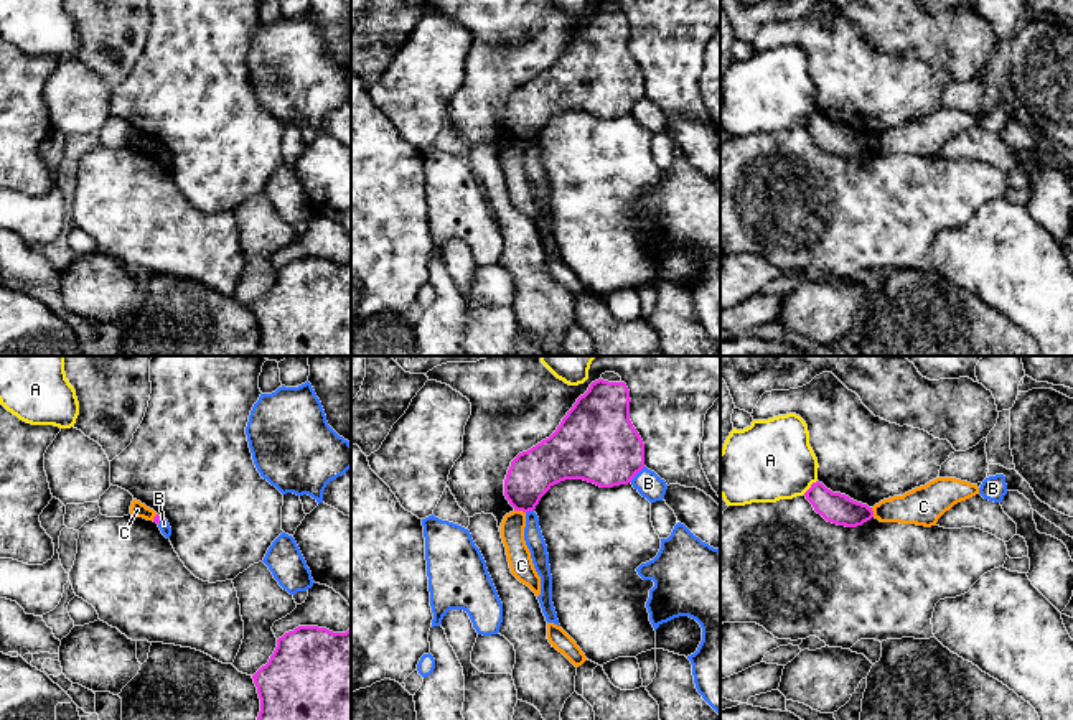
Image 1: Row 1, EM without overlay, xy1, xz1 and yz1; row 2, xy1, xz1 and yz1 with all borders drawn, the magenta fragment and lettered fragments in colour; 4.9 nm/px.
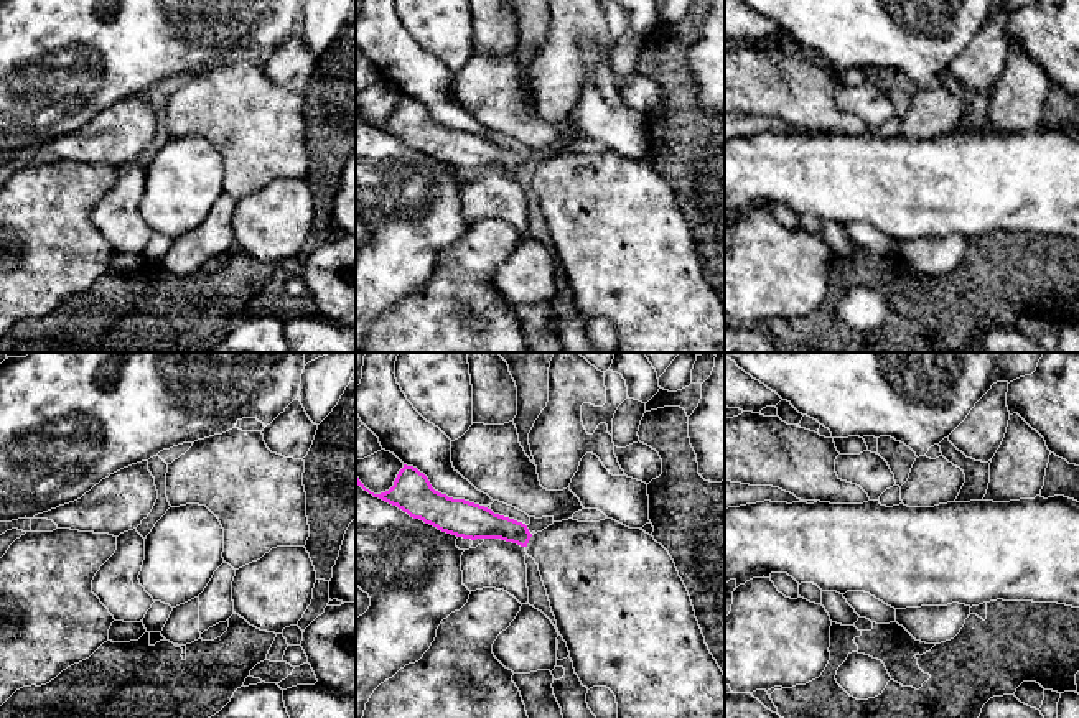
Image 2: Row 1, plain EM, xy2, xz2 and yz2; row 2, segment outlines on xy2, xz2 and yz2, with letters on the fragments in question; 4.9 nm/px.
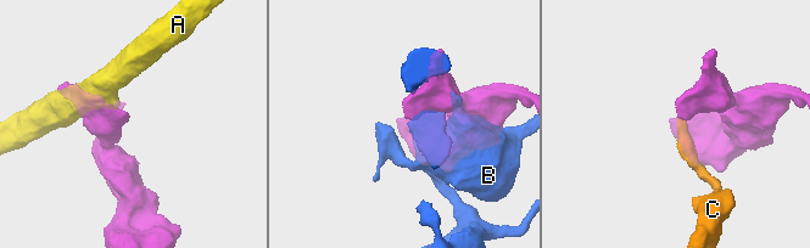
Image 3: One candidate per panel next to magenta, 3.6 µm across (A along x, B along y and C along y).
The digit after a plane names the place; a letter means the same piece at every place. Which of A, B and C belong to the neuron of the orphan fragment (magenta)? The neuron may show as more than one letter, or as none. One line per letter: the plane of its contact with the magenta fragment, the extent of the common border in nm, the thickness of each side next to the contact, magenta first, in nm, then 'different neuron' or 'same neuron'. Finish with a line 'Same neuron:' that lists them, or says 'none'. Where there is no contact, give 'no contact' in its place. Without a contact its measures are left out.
A: meets magenta in yz1; contact 100 nm long; 150 nm thick on the magenta side, 400 nm on the other; different neuron
B: meets magenta in xz1; contact 110 nm long; 380 nm thick on the magenta side, 120 nm on the other; different neuron
C: meets magenta in xz1; contact 60 nm long; 220 nm thick on the magenta side, 120 nm on the other; different neuron
Same neuron: none

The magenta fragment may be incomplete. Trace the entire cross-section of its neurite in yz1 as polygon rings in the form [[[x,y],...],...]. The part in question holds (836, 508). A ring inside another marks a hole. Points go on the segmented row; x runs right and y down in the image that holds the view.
[[[819,481],[813,483],[804,496],[818,514],[837,526],[857,527],[874,517],[872,507],[846,494],[832,493]]]

